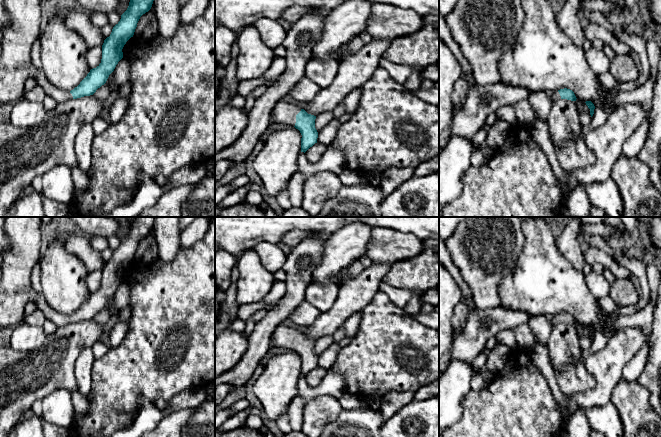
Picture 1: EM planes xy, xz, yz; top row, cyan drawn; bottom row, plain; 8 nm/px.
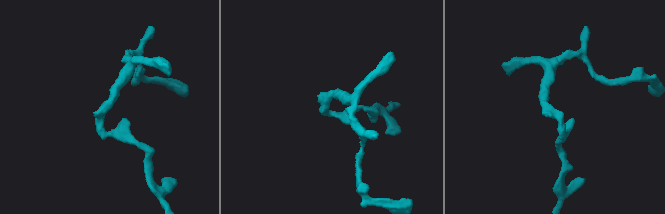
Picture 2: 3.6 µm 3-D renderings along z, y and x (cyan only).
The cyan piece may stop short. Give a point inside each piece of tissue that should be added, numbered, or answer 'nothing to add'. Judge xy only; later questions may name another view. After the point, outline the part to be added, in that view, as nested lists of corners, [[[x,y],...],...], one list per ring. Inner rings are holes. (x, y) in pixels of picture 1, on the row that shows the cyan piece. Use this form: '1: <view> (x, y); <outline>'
1: xy (16, 66); [[[5,0],[5,9],[10,18],[8,26],[1,29],[2,53],[0,56],[0,103],[14,104],[24,98],[24,84],[27,79],[34,79],[40,85],[47,96],[57,103],[63,103],[73,99],[70,91],[59,89],[52,85],[42,70],[38,70],[32,63],[30,52],[32,45],[38,40],[41,33],[41,0]]]

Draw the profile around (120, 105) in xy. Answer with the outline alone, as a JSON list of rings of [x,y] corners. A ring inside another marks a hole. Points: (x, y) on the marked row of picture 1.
[[[128,97],[117,98],[113,103],[107,122],[109,124],[116,124],[125,113],[128,107]]]

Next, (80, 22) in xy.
[[[67,8],[64,11],[64,23],[83,38],[88,48],[103,45],[104,38],[101,28],[96,27],[90,21],[89,14],[82,13],[74,8]]]

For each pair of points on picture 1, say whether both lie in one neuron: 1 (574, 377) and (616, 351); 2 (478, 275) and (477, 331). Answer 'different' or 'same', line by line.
1: different
2: different

